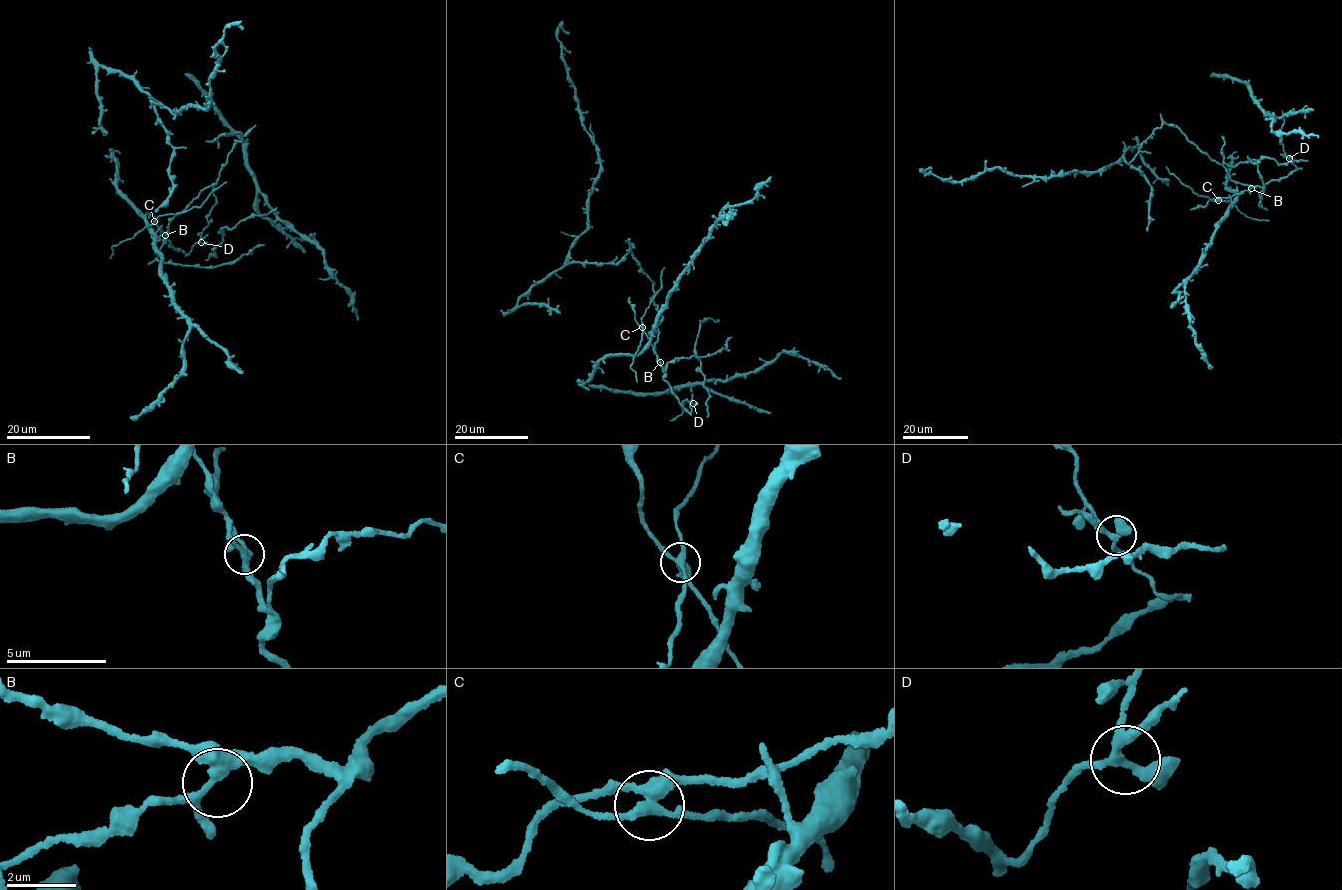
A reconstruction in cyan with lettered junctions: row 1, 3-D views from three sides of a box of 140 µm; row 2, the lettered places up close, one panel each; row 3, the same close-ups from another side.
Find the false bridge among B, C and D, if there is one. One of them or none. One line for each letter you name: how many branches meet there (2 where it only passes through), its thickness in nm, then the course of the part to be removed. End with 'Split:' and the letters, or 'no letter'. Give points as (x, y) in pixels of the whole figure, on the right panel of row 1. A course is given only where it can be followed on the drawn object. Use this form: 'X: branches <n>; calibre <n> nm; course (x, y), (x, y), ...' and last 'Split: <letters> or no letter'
C: branches 4; calibre 340 nm; course (1218, 200), (1197, 195), (1170, 173), (1166, 167)
Split: C

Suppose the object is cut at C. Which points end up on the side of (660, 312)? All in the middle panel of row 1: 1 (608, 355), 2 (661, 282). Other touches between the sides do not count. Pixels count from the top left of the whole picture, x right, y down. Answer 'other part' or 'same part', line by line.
1: same part
2: other part

